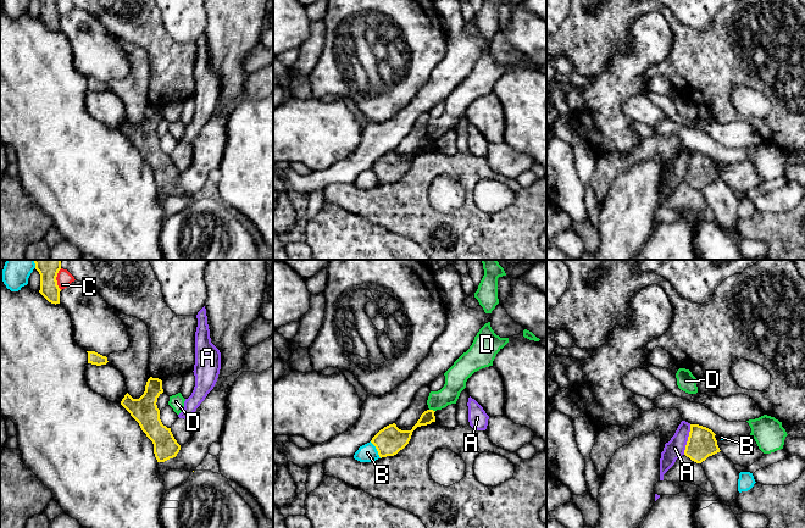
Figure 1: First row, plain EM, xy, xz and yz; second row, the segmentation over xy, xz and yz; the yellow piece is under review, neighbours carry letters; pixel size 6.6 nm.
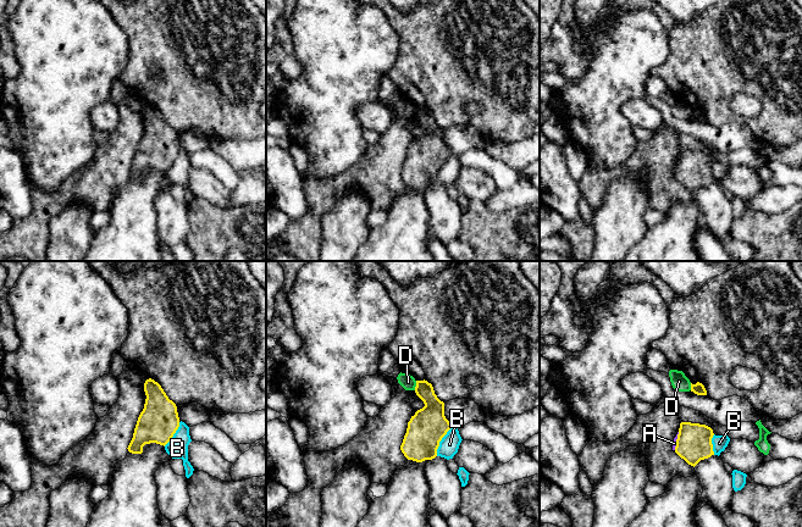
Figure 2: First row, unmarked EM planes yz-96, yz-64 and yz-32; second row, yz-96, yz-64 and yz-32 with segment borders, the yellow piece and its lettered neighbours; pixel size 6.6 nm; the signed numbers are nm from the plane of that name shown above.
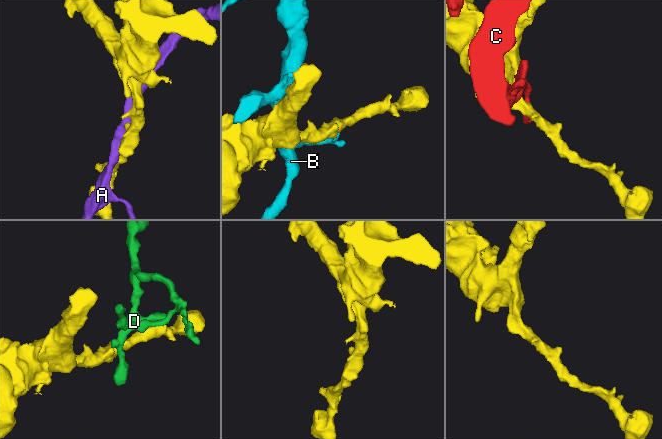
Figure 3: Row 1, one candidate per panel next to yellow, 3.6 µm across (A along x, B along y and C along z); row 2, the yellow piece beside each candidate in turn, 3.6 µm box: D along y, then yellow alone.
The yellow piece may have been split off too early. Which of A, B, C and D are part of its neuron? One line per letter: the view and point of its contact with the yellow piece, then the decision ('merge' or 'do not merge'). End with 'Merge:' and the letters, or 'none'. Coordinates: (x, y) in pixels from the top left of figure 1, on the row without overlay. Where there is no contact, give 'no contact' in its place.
A: meets yellow in yz at (688, 166); do not merge
B: meets yellow in xz at (377, 177); do not merge
C: meets yellow in xy at (56, 9); do not merge
D: meets yellow in xz at (432, 137); do not merge
Merge: none

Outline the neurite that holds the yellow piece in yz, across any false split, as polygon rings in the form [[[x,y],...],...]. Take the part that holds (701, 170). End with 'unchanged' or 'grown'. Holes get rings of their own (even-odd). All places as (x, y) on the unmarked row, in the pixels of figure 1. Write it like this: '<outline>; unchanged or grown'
[[[690,151],[690,159],[684,182],[696,190],[701,190],[709,183],[720,179],[715,160],[703,152]]]; unchanged

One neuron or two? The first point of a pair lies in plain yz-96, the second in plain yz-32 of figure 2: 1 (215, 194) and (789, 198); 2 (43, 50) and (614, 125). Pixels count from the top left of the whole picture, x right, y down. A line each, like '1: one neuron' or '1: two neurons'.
1: two neurons
2: one neuron

